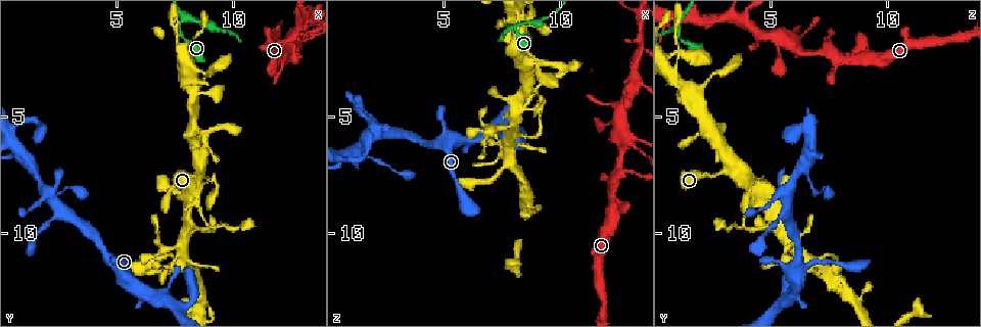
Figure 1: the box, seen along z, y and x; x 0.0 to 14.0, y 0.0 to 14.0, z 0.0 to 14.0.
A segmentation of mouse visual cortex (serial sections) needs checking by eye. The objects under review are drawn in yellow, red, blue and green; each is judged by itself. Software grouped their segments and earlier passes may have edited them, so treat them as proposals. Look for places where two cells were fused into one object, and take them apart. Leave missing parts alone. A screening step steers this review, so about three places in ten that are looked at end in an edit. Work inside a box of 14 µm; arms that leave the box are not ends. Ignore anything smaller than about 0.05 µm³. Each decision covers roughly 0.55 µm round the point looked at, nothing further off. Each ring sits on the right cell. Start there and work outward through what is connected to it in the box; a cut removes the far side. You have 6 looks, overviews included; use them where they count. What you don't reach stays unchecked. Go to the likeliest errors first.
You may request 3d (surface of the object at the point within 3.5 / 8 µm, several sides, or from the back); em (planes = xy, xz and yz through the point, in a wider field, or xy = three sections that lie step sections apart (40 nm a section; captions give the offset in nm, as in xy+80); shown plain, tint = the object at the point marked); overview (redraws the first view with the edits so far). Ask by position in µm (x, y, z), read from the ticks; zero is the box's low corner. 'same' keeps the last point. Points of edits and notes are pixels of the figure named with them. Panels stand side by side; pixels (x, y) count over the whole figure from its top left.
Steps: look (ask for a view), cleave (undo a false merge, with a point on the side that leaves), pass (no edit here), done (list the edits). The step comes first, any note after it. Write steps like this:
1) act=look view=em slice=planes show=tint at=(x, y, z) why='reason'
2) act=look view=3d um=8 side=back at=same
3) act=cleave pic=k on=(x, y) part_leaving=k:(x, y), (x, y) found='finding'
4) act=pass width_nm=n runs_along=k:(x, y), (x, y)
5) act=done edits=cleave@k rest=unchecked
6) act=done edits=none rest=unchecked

act=look view=3d um=8 at=(7.9, 1.0, 1.1) why='arms part here'

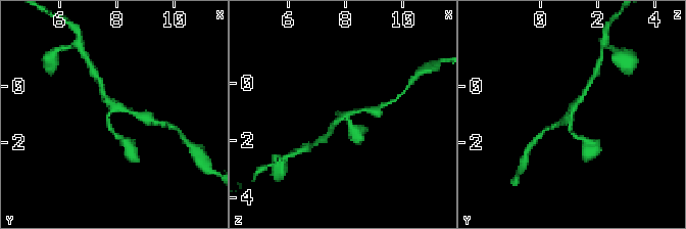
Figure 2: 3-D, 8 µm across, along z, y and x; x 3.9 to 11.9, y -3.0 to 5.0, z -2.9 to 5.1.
act=look view=3d um=3.5 at=(7.8, 0.9, 1.2) why='zoom in'

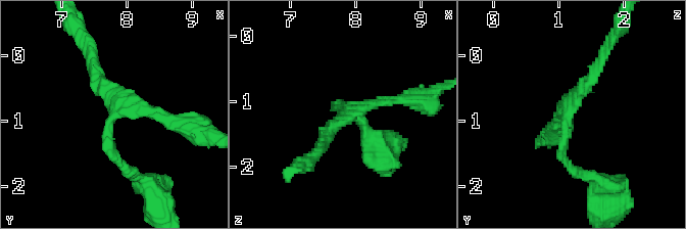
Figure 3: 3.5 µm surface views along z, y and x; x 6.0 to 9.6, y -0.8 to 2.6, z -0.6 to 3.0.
act=pass runs_along=3:(127, 170), (107, 138), (120, 110), (183, 126) found='all the same cell'

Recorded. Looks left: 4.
act=look view=3d um=3.5 at=(8.1, 9.4, 5.0) why='three-way junction'

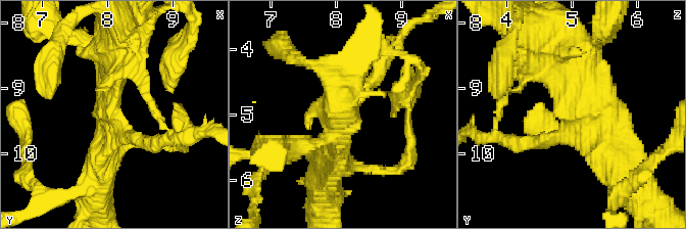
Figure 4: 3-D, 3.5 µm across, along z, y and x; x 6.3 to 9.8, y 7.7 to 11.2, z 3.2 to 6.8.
act=look view=em slice=planes show=tint at=(8.10, 9.45, 5.10) arms=3 arm_widths_nm=200,450,450

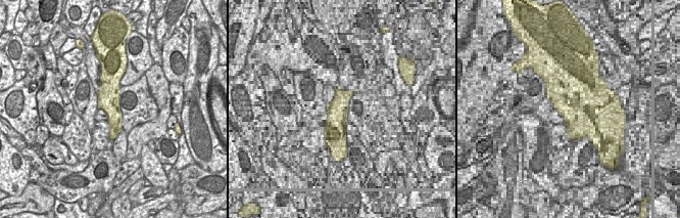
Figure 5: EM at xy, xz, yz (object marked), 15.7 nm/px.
act=look view=em slice=xy step=3 show=tint at=same

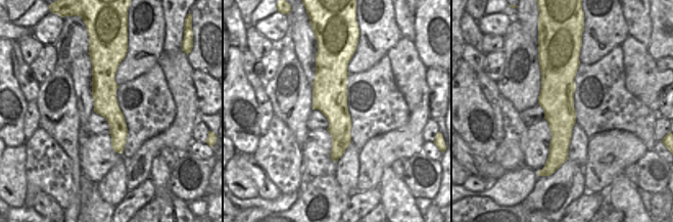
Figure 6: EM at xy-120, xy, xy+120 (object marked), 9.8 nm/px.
act=pass found='one cell here'

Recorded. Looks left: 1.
act=done edits=none rest=unchecked

